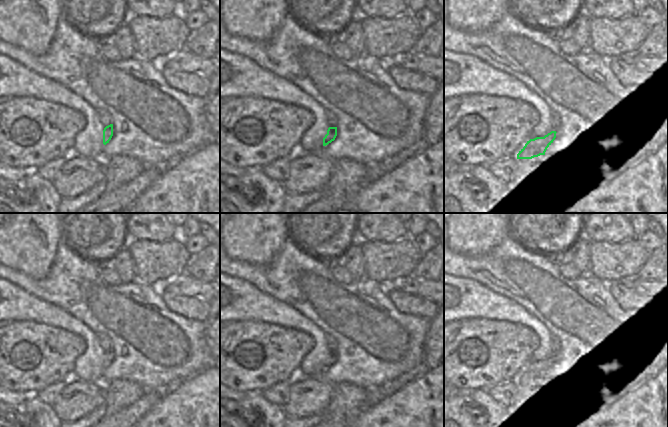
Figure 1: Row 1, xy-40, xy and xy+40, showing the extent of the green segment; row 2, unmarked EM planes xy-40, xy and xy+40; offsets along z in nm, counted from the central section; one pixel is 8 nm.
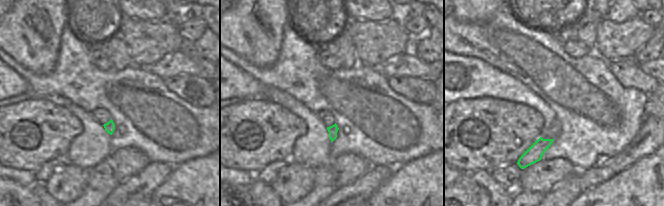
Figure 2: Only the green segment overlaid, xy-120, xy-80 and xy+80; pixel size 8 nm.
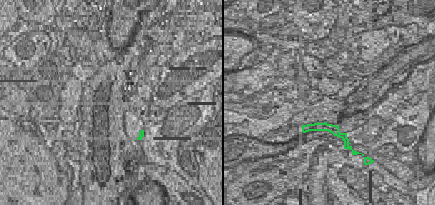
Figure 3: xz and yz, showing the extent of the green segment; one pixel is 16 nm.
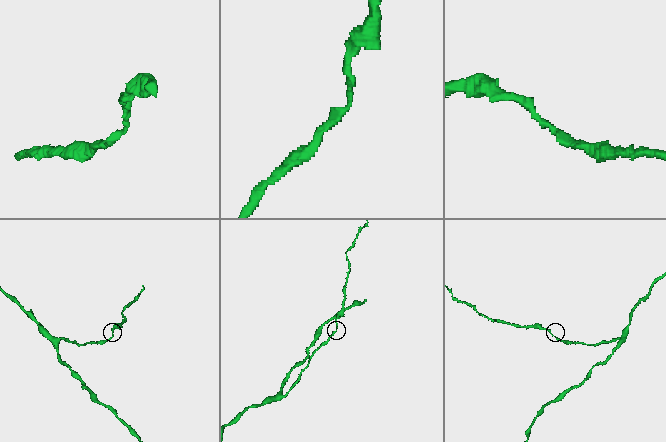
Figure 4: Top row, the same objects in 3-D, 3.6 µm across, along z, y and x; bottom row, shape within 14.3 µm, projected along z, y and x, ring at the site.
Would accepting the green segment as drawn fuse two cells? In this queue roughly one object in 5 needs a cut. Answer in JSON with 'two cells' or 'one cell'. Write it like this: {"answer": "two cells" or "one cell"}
{"answer": "one cell"}

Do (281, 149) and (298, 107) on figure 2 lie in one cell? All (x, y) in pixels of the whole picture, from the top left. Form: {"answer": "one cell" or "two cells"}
{"answer": "two cells"}

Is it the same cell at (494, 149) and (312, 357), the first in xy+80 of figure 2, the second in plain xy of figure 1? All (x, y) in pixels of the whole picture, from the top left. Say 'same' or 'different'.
different

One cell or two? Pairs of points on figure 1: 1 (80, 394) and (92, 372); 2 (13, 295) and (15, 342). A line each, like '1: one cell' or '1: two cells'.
1: two cells
2: two cells

